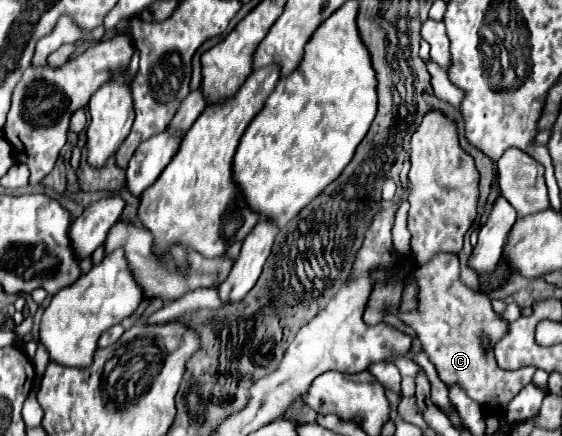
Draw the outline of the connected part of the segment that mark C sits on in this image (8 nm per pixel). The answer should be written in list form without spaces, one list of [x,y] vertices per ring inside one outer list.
[[[440,252],[432,256],[428,264],[414,268],[410,280],[414,280],[418,286],[418,308],[412,312],[402,312],[400,306],[388,306],[386,314],[396,314],[406,326],[414,328],[422,350],[436,366],[436,372],[442,382],[446,382],[448,386],[460,384],[466,394],[482,406],[488,406],[492,402],[492,414],[500,418],[502,408],[520,392],[520,388],[530,382],[536,370],[528,366],[516,372],[506,372],[498,368],[494,352],[486,352],[482,348],[482,334],[486,334],[492,344],[496,344],[508,330],[508,324],[498,314],[494,314],[488,296],[474,292],[460,282],[460,266],[456,254]]]

